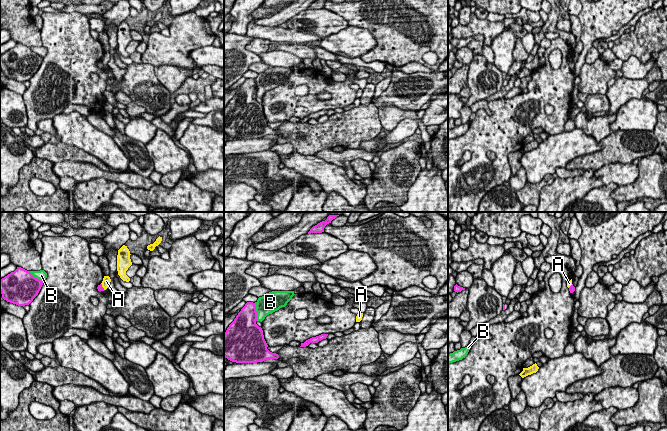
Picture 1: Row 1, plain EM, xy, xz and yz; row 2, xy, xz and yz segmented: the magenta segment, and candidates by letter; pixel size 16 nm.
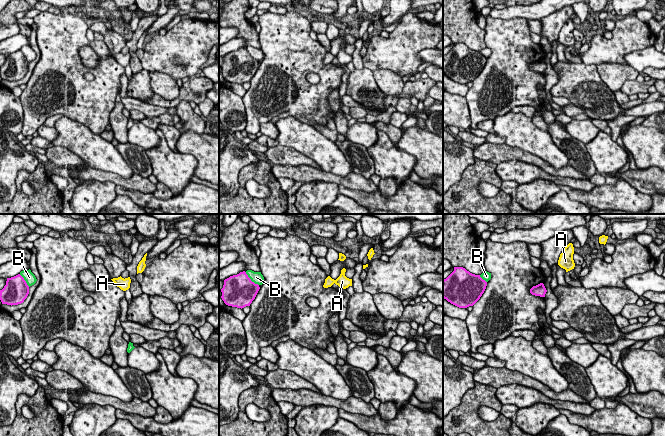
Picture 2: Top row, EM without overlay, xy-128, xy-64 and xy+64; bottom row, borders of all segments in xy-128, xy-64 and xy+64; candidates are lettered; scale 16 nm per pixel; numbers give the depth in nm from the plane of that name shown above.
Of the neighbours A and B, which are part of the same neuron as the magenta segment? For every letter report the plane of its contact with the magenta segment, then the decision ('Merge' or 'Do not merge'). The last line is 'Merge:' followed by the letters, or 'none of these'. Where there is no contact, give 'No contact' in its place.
A: Touches magenta in xy. Do not merge
B: Touches magenta in xz. Do not merge
Merge: none of these

